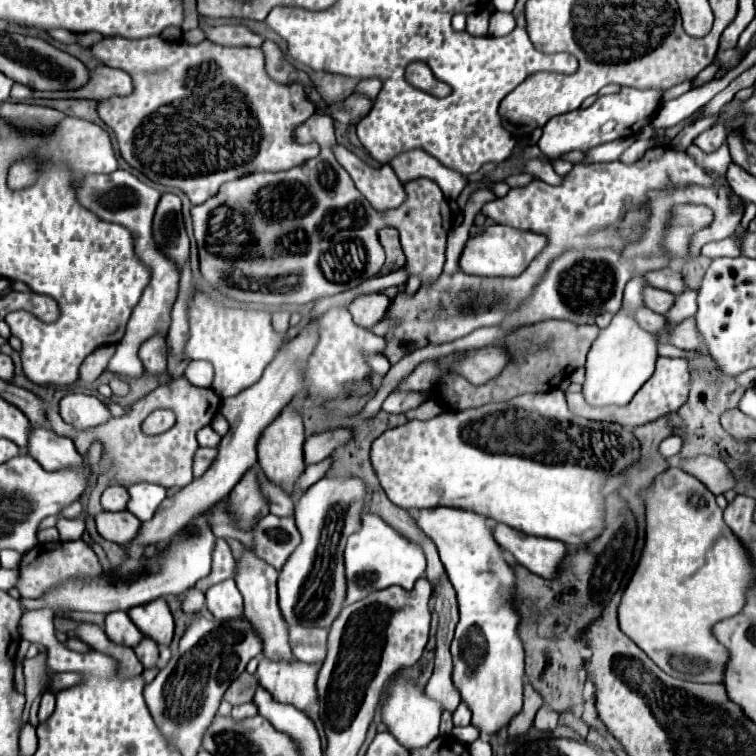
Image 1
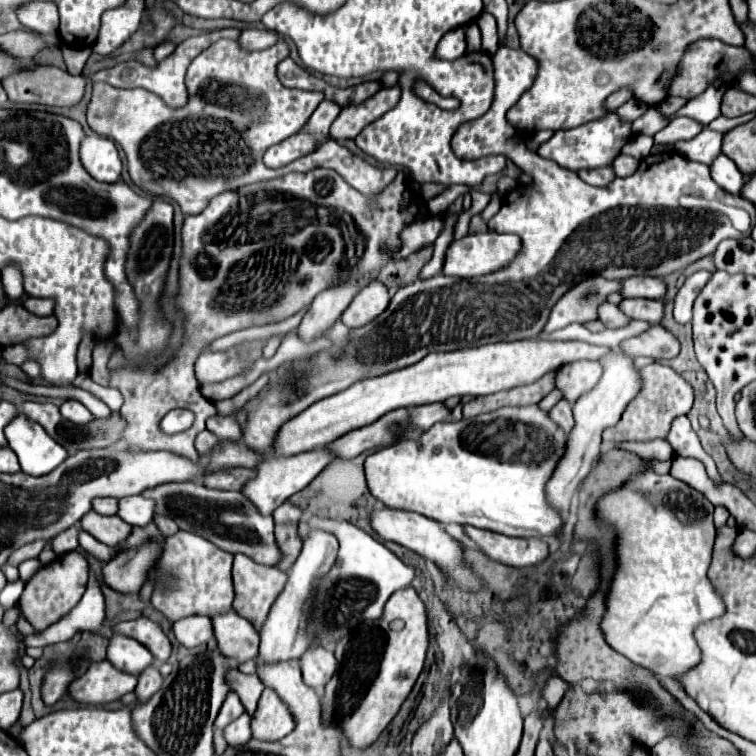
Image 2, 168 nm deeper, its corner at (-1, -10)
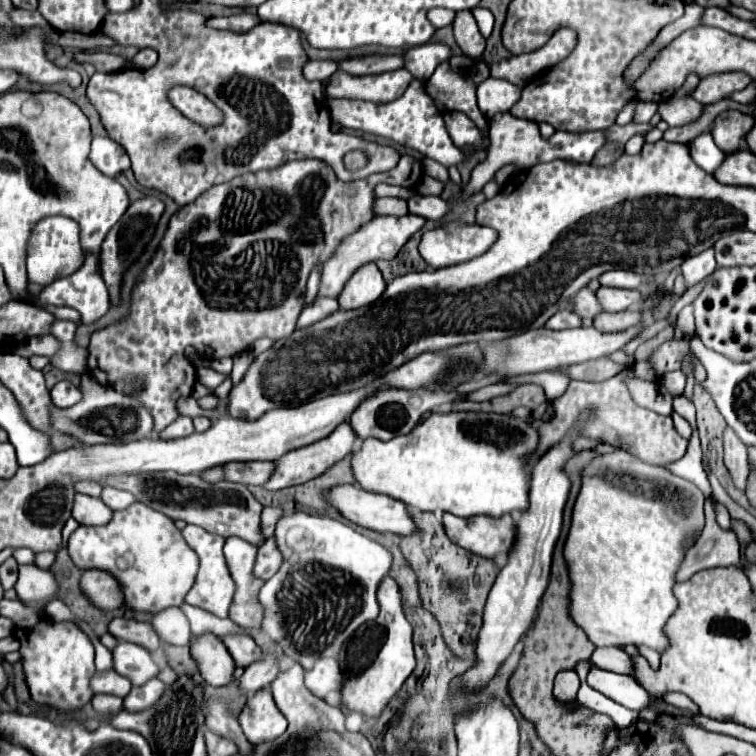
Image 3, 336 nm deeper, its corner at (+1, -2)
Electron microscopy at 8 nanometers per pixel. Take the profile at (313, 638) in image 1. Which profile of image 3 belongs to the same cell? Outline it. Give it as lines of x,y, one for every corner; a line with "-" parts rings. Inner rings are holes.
319,658
313,670
305,672
305,686
319,698
327,698
331,692
339,692
343,676
335,658

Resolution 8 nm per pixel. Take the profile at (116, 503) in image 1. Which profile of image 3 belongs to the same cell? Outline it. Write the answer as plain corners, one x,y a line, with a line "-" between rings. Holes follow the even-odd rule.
77,482
77,484
75,484
75,490
81,492
81,494
87,494
87,496
95,496
95,498
99,498
103,486
97,484
97,482

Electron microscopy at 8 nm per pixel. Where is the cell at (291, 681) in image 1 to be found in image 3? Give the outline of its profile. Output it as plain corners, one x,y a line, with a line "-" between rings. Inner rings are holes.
259,690
247,700
239,714
239,724
251,744
275,740
287,730
287,720
275,706
269,690

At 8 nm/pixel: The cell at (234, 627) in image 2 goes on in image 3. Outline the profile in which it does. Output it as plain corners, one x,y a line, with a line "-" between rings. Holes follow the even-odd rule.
231,634
231,636
225,636
223,642
227,644
227,650
233,656
237,668
247,668
247,666
251,666
251,662
259,662
261,650
257,648
257,644
251,636

